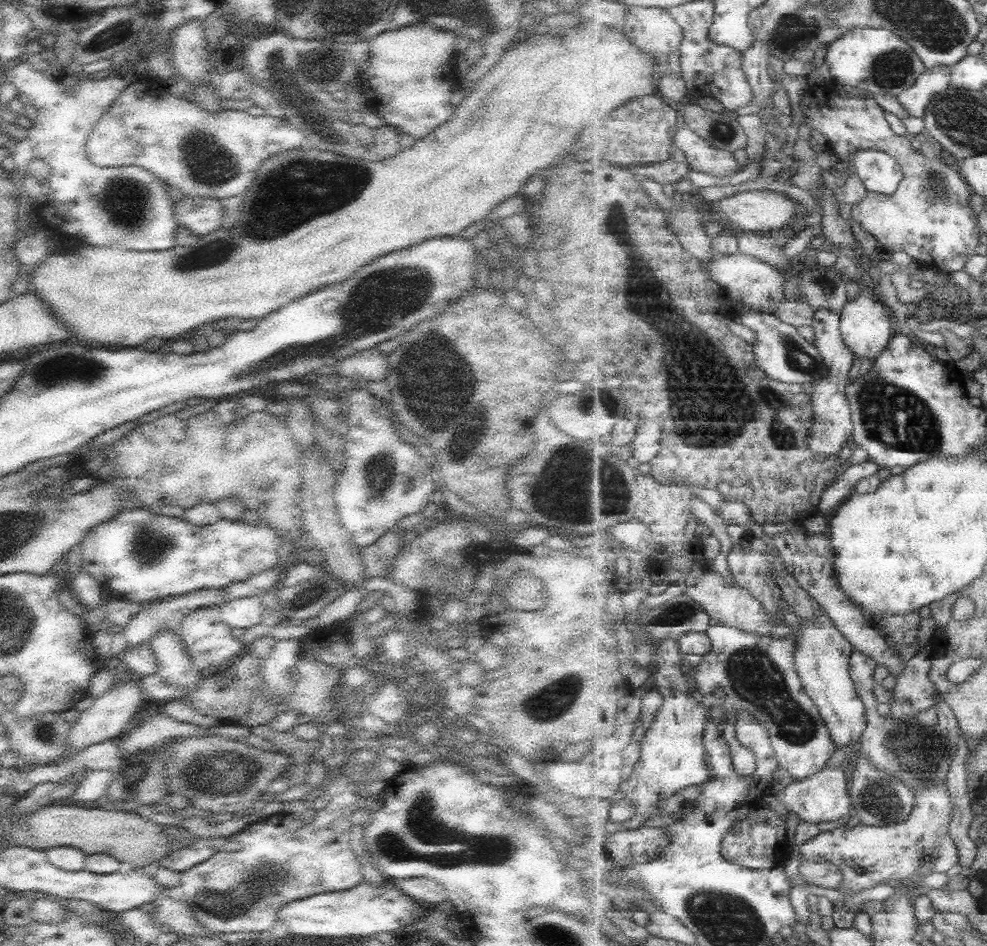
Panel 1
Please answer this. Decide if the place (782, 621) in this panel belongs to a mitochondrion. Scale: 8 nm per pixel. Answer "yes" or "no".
no

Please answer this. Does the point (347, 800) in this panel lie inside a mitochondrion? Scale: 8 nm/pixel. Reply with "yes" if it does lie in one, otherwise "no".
no

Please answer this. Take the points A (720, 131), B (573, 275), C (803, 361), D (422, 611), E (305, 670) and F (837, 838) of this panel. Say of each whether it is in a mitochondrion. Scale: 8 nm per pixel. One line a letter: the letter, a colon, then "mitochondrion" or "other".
A: mitochondrion
B: other
C: mitochondrion
D: other
E: other
F: other

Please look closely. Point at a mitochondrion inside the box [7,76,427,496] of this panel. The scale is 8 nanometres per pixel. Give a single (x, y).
(343, 183)

